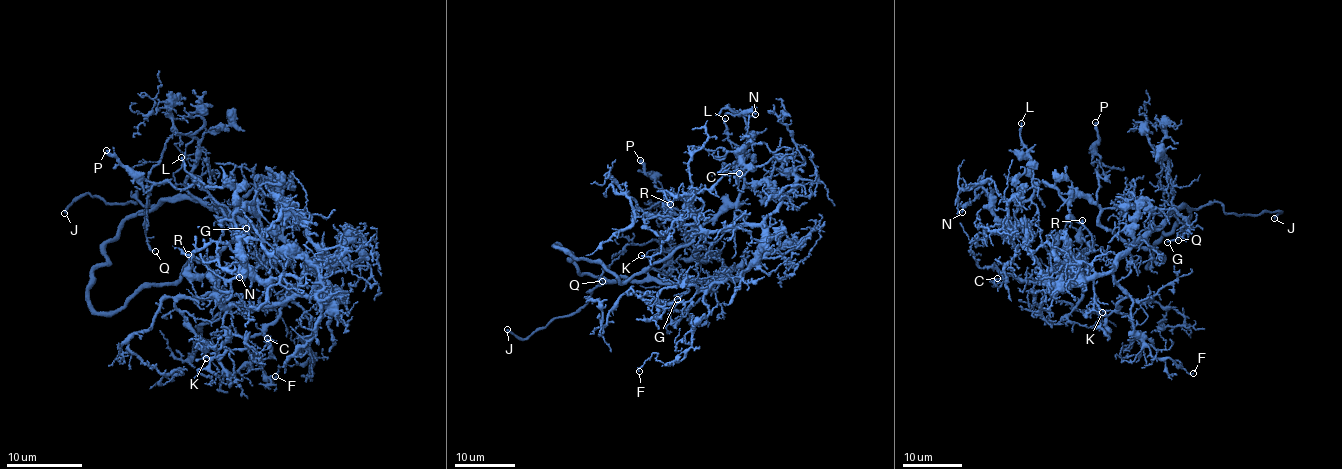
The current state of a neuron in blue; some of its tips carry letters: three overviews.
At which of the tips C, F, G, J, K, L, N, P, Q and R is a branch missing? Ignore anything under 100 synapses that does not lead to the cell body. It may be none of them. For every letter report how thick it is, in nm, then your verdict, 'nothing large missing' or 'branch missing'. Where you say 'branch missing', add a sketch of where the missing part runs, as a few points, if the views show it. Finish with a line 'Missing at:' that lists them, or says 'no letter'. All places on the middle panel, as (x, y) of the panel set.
C: calibre 170 nm; nothing large missing
F: calibre 130 nm; nothing large missing
G: calibre 130 nm; nothing large missing
J: calibre 200 nm; branch missing
K: calibre 110 nm; nothing large missing
L: calibre 160 nm; nothing large missing
N: calibre 180 nm; nothing large missing
P: calibre 320 nm; nothing large missing
Q: calibre 180 nm; nothing large missing
R: calibre 240 nm; nothing large missing
Missing at: J

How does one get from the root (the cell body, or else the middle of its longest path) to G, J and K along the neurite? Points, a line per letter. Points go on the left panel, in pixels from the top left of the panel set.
G: (108, 312), (89, 286), (128, 219), (189, 199), (278, 229), (267, 178), (229, 216), (246, 228)
J: (108, 312), (90, 301), (93, 272), (121, 225), (150, 207), (138, 191), (118, 204), (87, 193), (64, 213)
K: (108, 312), (89, 297), (105, 245), (165, 199), (280, 230), (327, 297), (183, 296), (231, 373), (206, 358)

